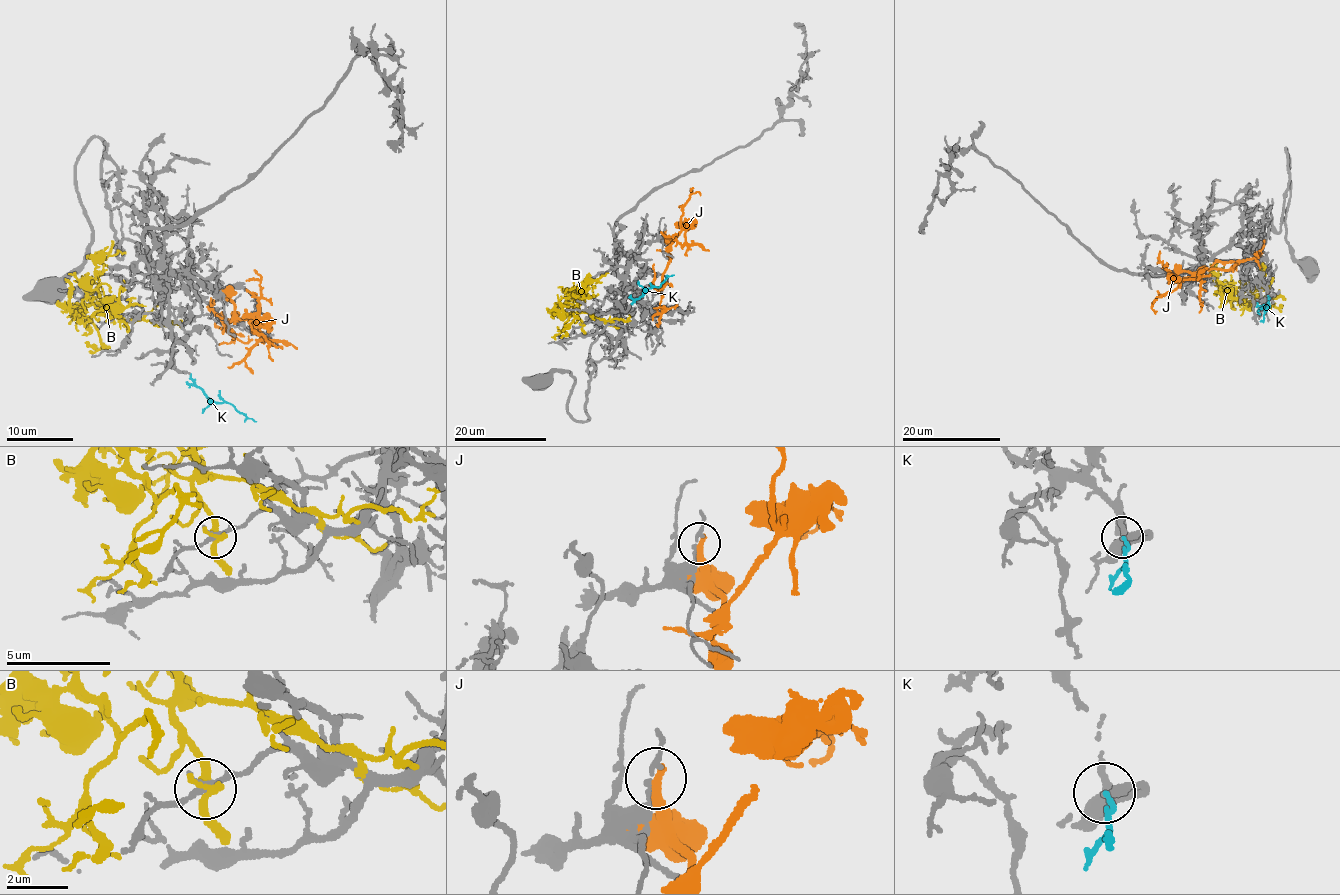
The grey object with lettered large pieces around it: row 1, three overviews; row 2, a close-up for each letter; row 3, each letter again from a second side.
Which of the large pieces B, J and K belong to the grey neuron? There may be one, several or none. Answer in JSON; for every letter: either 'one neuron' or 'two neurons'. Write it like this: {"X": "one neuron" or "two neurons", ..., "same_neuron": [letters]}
{"B": "two neurons", "J": "two neurons", "K": "one neuron", "same_neuron": ["K"]}

